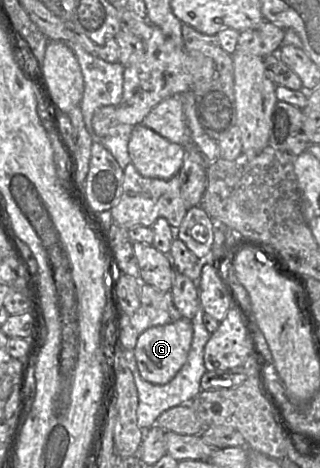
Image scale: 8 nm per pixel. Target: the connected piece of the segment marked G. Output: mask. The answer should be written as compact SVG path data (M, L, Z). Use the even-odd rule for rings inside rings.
M186 318L145 330L138 337L136 346L133 349L140 376L145 381L155 385L164 385L170 382L185 364L192 339L192 321Z

